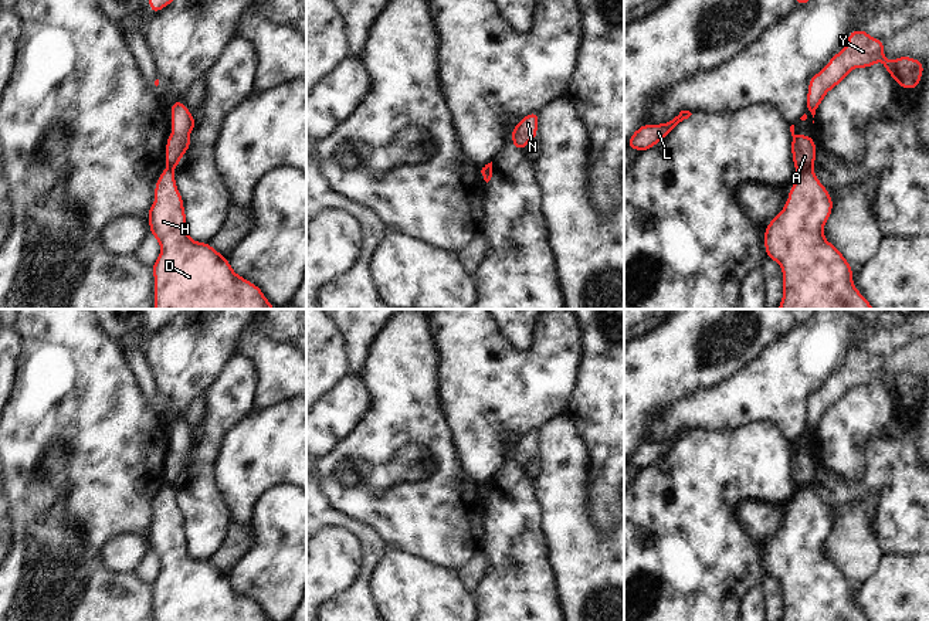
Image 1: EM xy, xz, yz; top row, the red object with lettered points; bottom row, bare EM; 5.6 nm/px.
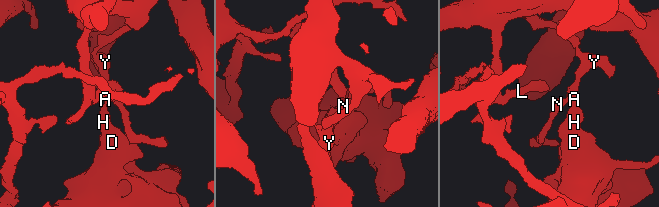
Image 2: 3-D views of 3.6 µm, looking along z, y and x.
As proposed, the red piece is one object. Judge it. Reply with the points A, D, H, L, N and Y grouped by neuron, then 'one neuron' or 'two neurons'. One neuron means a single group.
A L N Y / D H; two neurons

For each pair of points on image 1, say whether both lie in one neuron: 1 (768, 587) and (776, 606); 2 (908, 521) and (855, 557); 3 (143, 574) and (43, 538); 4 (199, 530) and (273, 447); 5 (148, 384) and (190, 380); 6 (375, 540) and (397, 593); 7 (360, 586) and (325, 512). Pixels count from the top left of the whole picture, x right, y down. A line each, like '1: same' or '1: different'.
1: same
2: different
3: different
4: different
5: different
6: different
7: same

